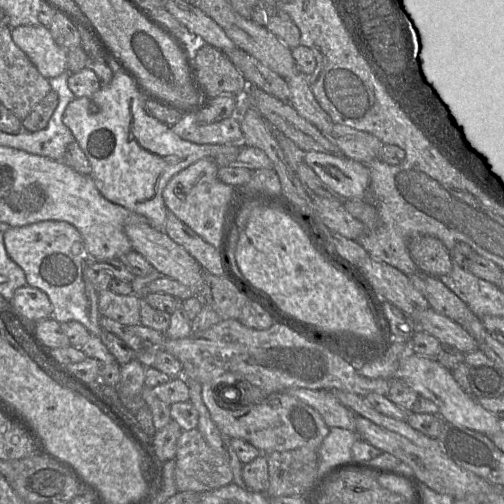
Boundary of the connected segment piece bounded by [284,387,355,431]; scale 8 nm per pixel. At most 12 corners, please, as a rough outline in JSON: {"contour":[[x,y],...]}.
{"contour":[[331,390],[284,392],[313,407],[329,428],[355,431],[352,414]]}

